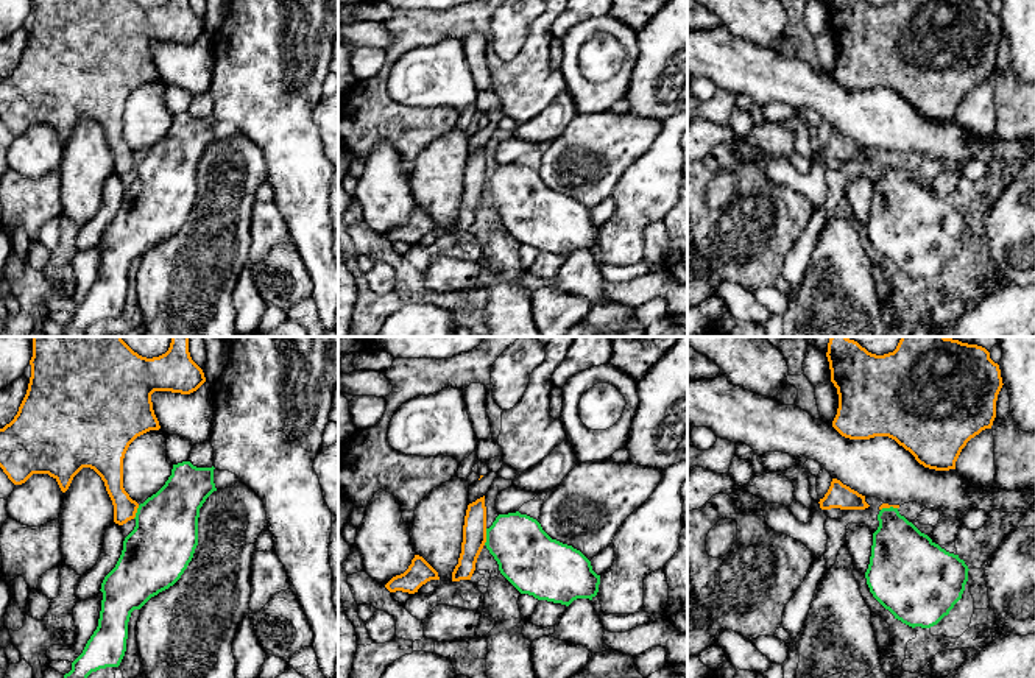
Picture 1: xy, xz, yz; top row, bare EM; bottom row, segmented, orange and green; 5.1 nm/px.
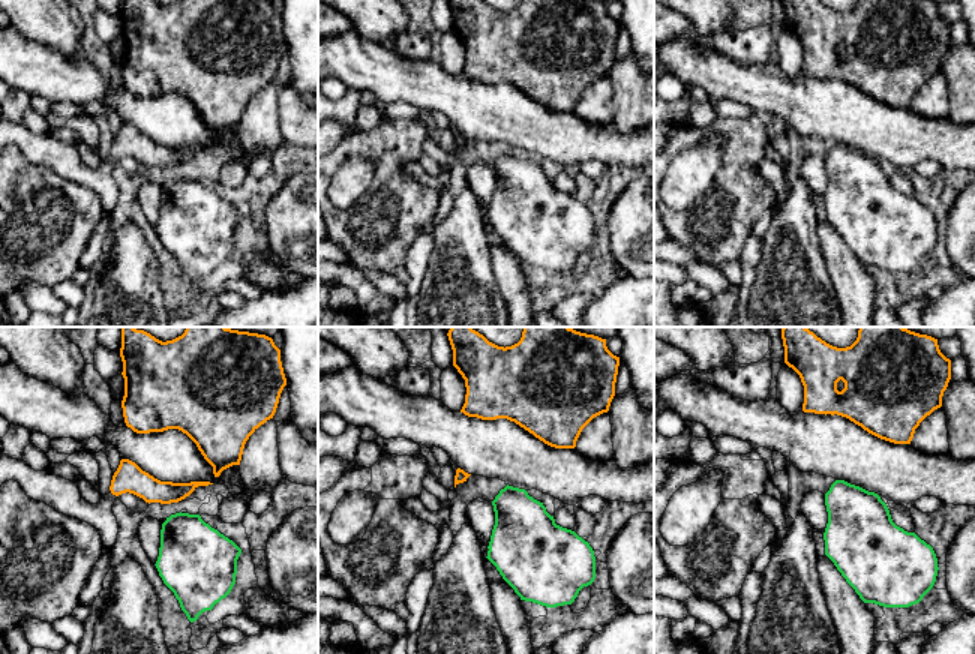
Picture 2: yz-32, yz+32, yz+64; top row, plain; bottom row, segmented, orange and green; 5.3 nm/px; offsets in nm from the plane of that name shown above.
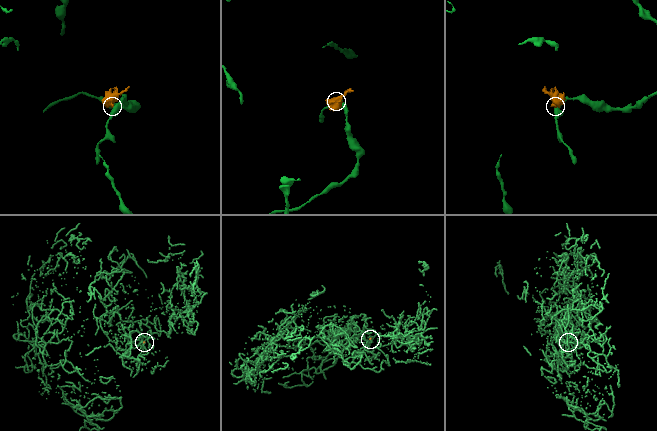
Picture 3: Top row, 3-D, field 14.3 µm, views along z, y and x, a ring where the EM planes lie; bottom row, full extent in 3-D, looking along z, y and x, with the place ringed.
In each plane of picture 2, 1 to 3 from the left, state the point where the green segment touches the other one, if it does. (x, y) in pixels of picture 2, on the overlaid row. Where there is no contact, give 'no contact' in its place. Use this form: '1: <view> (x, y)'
1: no contact
2: no contact
3: no contact

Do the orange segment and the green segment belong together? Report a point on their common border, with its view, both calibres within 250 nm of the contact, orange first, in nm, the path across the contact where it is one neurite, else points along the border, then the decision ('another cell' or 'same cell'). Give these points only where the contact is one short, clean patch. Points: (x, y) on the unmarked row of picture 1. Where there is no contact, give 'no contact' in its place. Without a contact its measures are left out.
contact xz (485, 187); calibres 130 and 320 nm; border xz (487, 180), (487, 192), (483, 195); another cell

